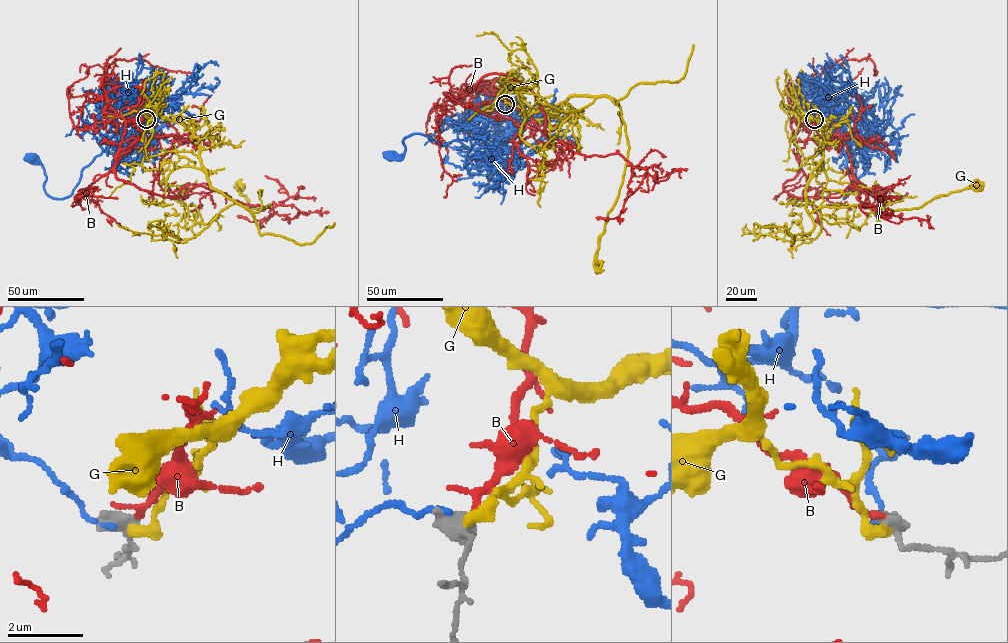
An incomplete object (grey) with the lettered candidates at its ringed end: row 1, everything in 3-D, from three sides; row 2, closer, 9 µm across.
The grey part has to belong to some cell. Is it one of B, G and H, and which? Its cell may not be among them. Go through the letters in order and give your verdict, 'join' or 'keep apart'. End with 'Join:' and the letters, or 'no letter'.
B: join
G: keep apart
H: keep apart
Join: B

